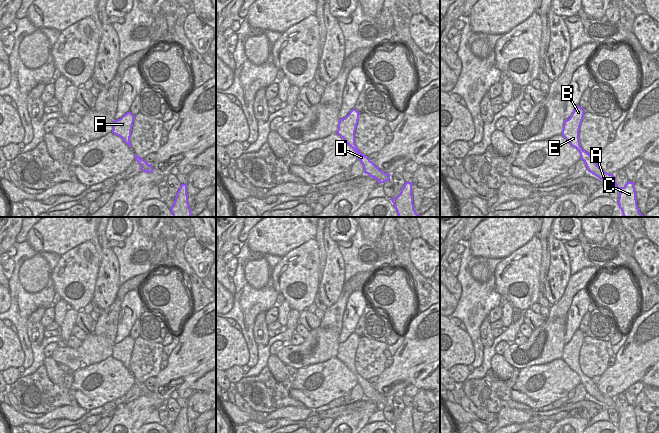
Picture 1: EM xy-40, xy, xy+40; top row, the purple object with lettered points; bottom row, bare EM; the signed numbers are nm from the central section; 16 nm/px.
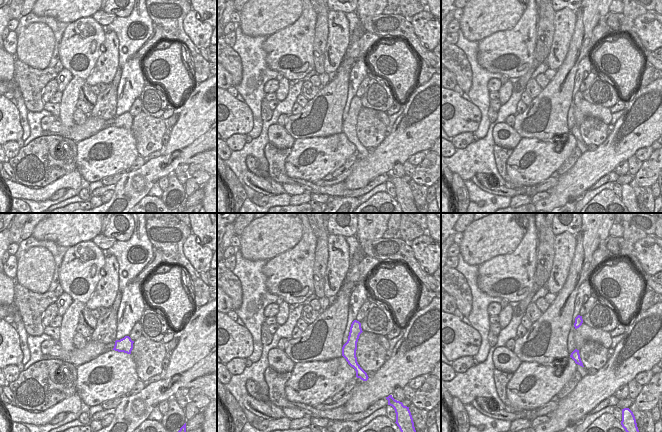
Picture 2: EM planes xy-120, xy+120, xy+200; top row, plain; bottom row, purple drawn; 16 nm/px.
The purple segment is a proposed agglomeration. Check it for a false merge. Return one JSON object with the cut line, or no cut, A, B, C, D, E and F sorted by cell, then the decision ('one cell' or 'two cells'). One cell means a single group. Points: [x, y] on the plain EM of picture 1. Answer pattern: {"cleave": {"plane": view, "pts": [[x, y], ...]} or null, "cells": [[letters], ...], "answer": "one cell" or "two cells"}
{"cleave": null, "cells": [["A", "B", "C", "D", "E", "F"]], "answer": "one cell"}

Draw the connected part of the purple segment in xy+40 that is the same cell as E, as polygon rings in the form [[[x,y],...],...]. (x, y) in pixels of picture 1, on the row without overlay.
[[[579,329],[576,330],[570,342],[564,345],[562,360],[576,372],[584,385],[588,396],[597,400],[605,408],[613,408],[618,412],[619,422],[617,427],[620,433],[639,433],[636,423],[635,406],[628,405],[623,411],[619,411],[615,400],[603,395],[597,385],[592,382],[592,379],[587,377],[580,369],[579,354],[584,341],[585,334]]]

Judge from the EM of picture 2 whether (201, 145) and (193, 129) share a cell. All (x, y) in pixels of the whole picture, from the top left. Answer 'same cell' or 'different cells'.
different cells

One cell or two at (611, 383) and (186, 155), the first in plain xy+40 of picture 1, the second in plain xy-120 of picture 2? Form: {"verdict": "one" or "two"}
{"verdict": "two"}

